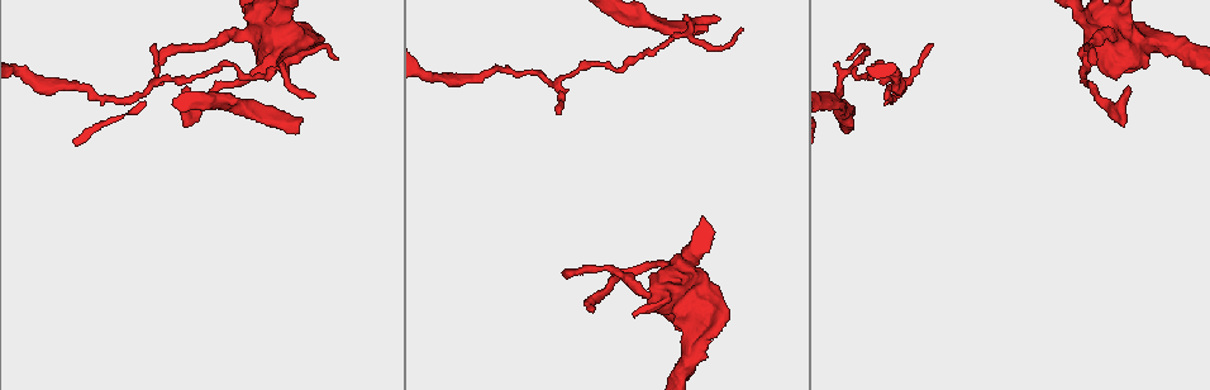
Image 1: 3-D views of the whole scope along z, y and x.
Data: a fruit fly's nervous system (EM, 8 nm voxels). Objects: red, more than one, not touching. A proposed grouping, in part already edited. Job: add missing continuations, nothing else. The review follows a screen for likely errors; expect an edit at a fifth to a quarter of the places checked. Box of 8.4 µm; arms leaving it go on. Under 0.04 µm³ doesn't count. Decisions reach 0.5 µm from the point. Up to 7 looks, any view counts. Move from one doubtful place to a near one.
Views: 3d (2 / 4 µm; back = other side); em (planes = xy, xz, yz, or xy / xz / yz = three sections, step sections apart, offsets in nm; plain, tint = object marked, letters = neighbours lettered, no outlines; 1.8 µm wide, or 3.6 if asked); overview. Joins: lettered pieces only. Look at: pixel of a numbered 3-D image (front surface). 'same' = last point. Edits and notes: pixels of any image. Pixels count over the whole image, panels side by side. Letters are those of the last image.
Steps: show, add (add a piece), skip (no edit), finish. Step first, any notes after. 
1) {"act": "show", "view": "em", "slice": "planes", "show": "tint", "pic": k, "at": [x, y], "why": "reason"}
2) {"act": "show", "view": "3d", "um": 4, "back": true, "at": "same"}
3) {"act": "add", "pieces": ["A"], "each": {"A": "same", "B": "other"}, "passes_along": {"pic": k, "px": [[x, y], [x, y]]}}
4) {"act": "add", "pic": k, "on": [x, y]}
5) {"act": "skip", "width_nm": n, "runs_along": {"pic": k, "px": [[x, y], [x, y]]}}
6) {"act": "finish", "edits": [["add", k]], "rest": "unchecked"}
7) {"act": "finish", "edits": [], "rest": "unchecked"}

{"act": "show", "view": "em", "slice": "planes", "show": "letters", "pic": 1, "at": [338, 58], "why": "tapers out"}

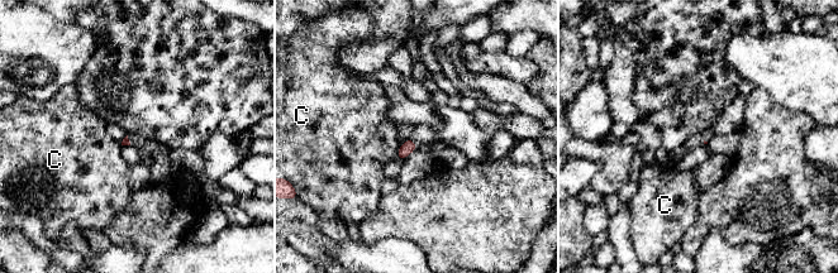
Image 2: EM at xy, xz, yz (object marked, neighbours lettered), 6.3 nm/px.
{"act": "skip", "each": {"C": "other"}, "border": {"pic": 2, "px": [[401, 144], [395, 158]]}, "found": "none of them fits"}

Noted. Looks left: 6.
{"act": "show", "view": "em", "slice": "planes", "show": "letters", "pic": 1, "at": [594, 310], "why": "free end"}

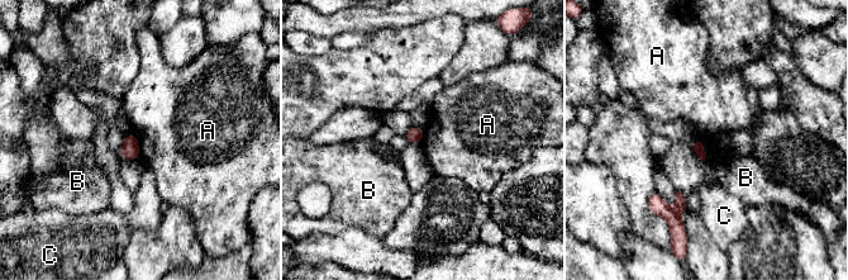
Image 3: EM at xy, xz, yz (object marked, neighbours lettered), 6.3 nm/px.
{"act": "skip", "longest_contact_nm": ["A", 160], "each": {"A": "other", "B": "other", "C": "other"}, "border": {"pic": 3, "px": [[698, 137], [703, 141], [706, 160]]}, "found": "no lettered piece goes on from it"}

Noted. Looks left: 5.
{"act": "show", "view": "em", "um": 3.6, "slice": "yz", "step": 16, "show": "tint", "pic": 1, "at": [275, 28], "why": "arms run side by side"}

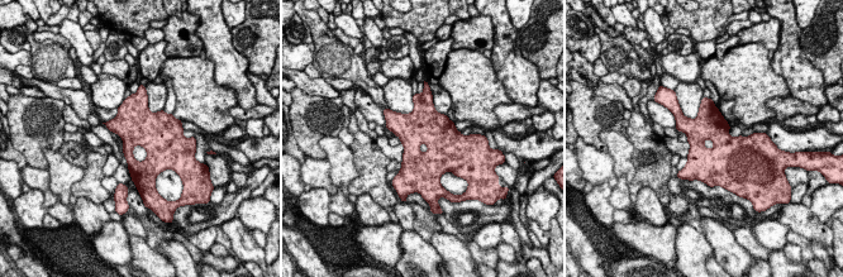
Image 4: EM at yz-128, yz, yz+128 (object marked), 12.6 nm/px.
{"act": "show", "view": "em", "um": 3.6, "slice": "planes", "show": "tint", "at": "same", "why": "cut it another way"}

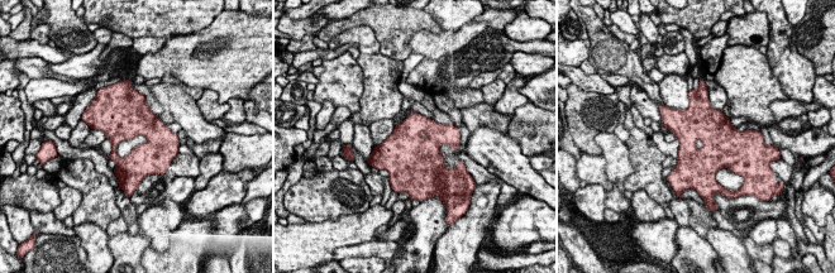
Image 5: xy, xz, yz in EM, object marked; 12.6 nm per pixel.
{"act": "show", "view": "em", "um": 3.6, "slice": "planes", "show": "letters", "at": "same"}

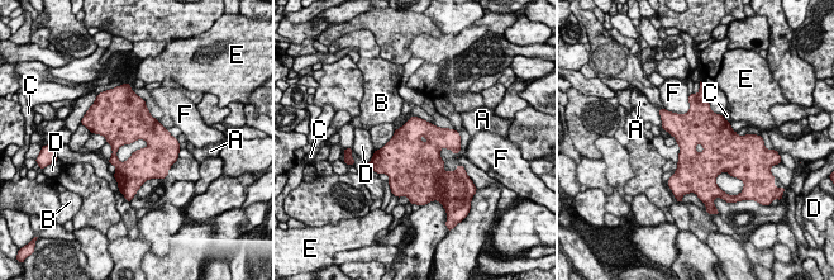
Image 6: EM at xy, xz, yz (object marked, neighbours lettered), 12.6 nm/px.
{"act": "skip", "width_nm": 380, "each": {"A": "other", "B": "other", "C": "other", "D": "other", "E": "other", "F": "other"}, "border": {"pic": 6, "px": [[689, 98], [685, 113], [667, 110]]}, "found": "no lettered piece goes on from it"}

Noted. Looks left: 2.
{"act": "finish", "edits": [], "rest": "unchecked"}

